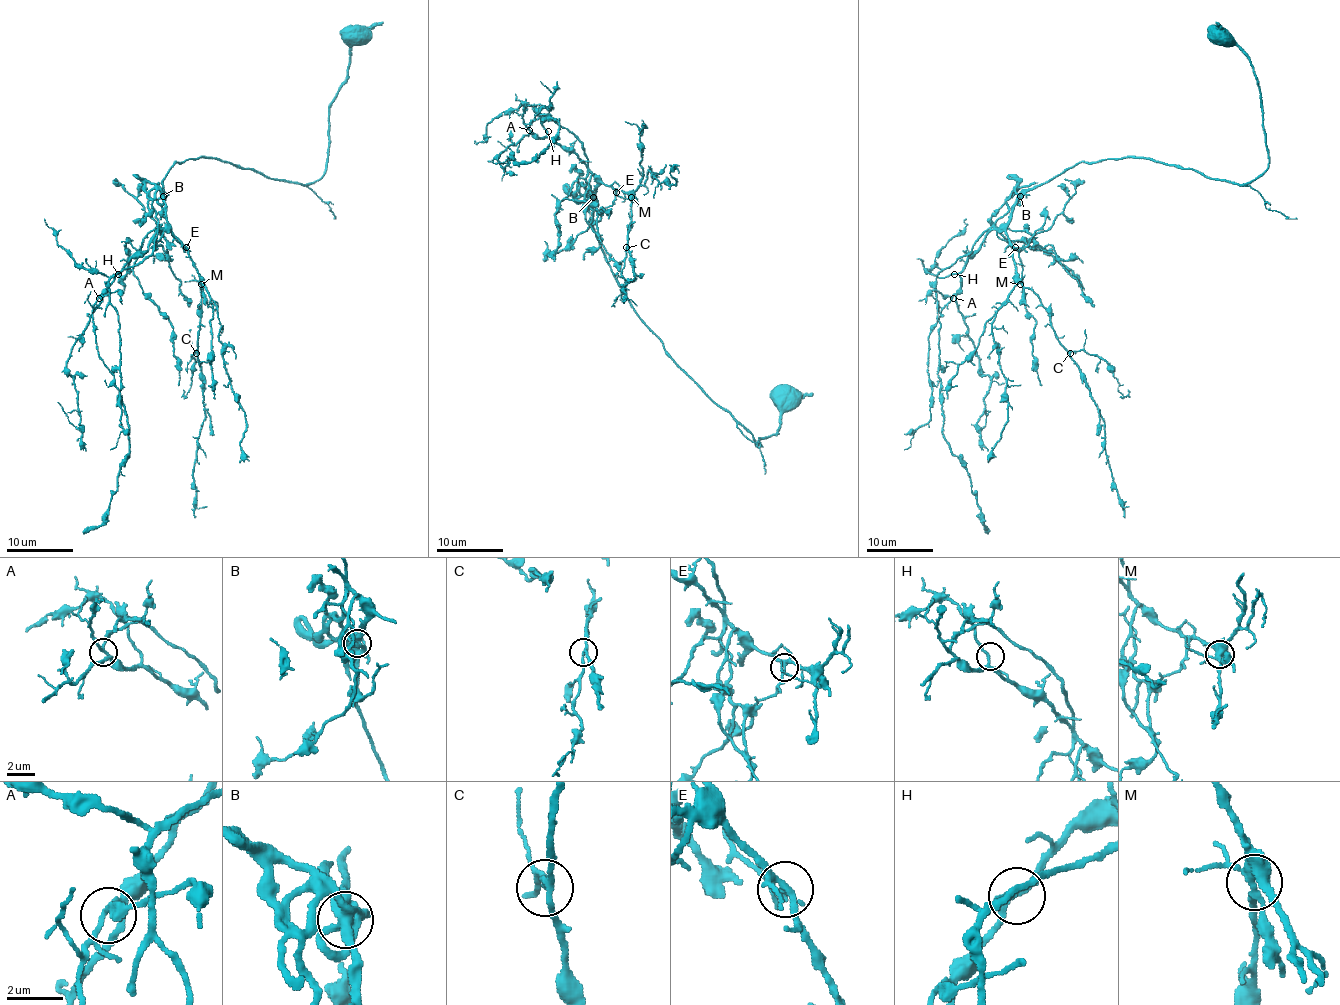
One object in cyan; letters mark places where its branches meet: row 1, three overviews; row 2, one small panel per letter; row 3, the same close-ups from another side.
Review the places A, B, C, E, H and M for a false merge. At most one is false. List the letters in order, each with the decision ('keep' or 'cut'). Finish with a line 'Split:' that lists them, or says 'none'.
A: keep
B: keep
C: keep
E: keep
H: keep
M: keep
Split: none

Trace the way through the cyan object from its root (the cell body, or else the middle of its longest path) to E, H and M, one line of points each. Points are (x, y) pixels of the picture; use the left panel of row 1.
E: (358, 33), (330, 107), (327, 169), (317, 180), (268, 179), (204, 157), (169, 169), (166, 219), (186, 247)
H: (358, 33), (330, 107), (320, 177), (300, 184), (216, 159), (176, 162), (162, 179), (166, 224), (117, 274)
M: (358, 33), (317, 180), (204, 157), (162, 179), (166, 219), (201, 284)

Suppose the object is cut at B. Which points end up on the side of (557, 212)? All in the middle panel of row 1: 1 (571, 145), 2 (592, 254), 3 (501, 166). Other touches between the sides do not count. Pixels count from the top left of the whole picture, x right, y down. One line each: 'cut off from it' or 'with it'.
1: cut off from it
2: with it
3: cut off from it

